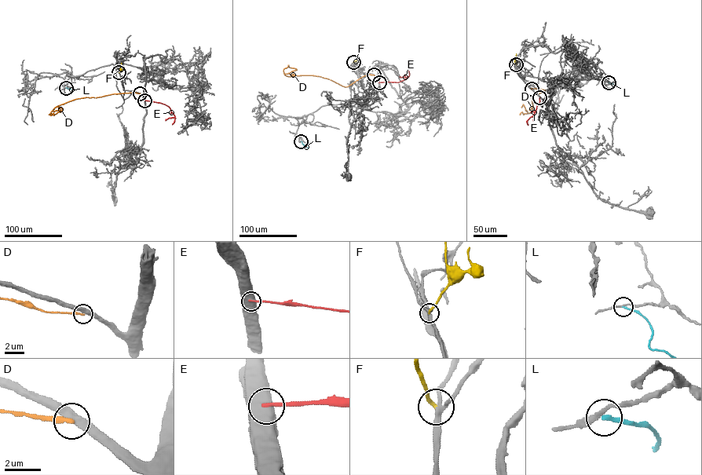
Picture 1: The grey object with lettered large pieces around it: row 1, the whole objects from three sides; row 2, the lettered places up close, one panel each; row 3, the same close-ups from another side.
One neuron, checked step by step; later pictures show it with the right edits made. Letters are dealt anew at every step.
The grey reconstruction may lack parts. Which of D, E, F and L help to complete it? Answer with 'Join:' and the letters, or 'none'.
Join: none

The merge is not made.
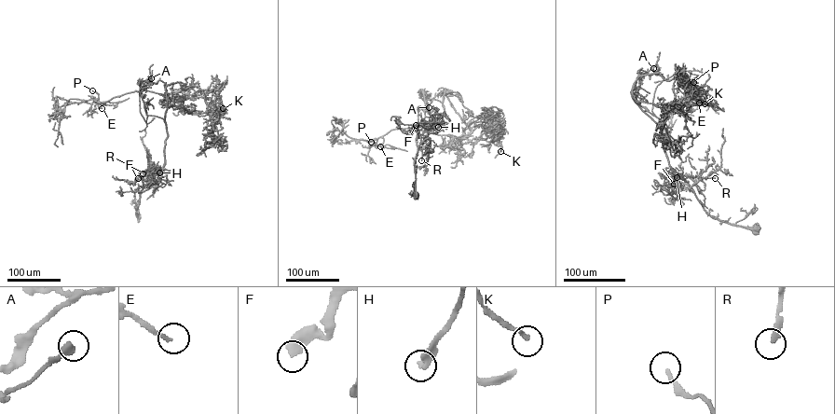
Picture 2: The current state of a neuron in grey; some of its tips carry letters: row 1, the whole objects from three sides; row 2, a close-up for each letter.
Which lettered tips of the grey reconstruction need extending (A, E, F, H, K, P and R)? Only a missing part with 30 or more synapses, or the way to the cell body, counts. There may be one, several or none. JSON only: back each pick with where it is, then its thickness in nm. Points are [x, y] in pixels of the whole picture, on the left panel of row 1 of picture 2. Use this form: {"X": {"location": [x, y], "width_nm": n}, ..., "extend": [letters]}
{"A": {"location": [151, 78], "width_nm": 360}, "F": {"location": [138, 178], "width_nm": 420}, "R": {"location": [143, 173], "width_nm": 200}, "extend": ["A", "F", "R"]}

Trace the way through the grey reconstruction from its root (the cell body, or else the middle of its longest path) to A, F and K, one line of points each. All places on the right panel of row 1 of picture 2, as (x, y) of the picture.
A: (755, 228), (712, 217), (685, 183), (686, 173), (670, 167), (659, 127), (635, 99), (640, 79), (653, 68)
F: (755, 228), (712, 218), (689, 186), (679, 182), (674, 184)
K: (755, 228), (706, 213), (632, 87), (660, 73), (677, 76), (675, 99), (704, 103)

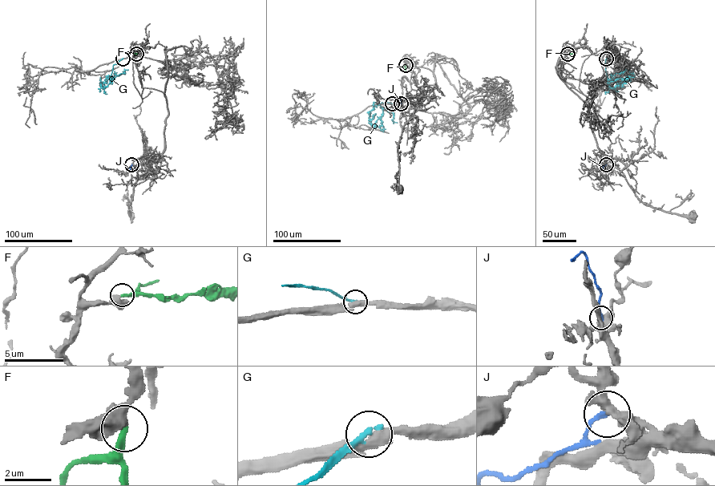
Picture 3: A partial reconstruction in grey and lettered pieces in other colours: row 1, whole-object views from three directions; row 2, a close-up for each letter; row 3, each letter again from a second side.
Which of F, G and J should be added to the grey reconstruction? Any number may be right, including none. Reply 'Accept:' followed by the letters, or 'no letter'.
Accept: F

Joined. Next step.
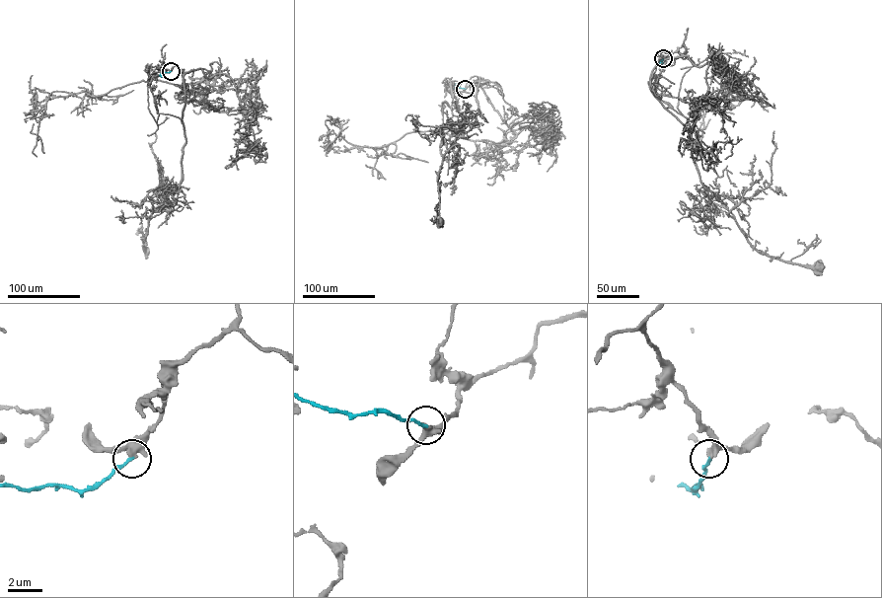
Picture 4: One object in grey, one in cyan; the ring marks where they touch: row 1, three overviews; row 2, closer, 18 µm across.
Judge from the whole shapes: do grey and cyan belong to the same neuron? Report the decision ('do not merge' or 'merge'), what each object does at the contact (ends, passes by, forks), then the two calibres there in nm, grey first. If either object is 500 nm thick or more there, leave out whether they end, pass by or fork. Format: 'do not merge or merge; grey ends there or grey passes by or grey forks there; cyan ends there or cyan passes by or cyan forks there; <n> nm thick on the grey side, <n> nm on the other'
do not merge; grey passes by; cyan ends there; 360 nm thick on the grey side, 180 nm on the other

